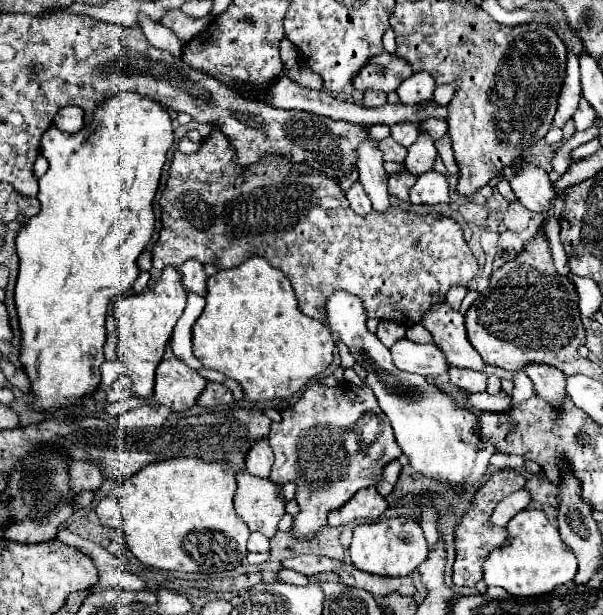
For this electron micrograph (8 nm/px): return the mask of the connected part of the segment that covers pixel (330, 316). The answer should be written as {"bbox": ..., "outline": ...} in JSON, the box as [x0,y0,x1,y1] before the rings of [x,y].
{"bbox":[327,291,495,487],"outline":[[[337,291],[335,295],[331,295],[331,299],[327,301],[327,325],[329,325],[329,329],[333,333],[339,335],[339,339],[349,347],[351,355],[355,357],[355,361],[359,365],[363,365],[365,371],[367,371],[367,379],[363,381],[357,376],[353,368],[347,369],[344,371],[344,380],[355,385],[367,385],[367,387],[373,389],[375,397],[379,399],[379,407],[383,409],[383,413],[391,421],[397,445],[409,457],[409,461],[411,461],[411,465],[413,465],[413,469],[417,473],[421,473],[425,477],[447,481],[447,483],[457,485],[457,487],[473,485],[475,481],[479,481],[485,475],[485,471],[487,471],[489,457],[495,453],[495,447],[491,447],[491,443],[481,441],[481,437],[471,433],[471,427],[477,423],[475,415],[471,411],[467,411],[465,405],[457,403],[453,397],[443,393],[437,385],[429,385],[425,381],[425,377],[399,371],[393,365],[389,349],[377,339],[375,333],[367,331],[365,323],[367,323],[367,317],[363,315],[363,305],[359,303],[359,299],[355,299],[355,295],[347,295],[345,291]]]}

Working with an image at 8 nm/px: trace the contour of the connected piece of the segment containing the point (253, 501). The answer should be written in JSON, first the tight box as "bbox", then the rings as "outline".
{"bbox":[235,471,285,539],"outline":[[[247,471],[237,473],[237,483],[235,513],[243,519],[249,531],[259,531],[267,539],[273,539],[277,523],[285,515],[285,501],[279,495],[279,485],[269,479],[247,475]]]}

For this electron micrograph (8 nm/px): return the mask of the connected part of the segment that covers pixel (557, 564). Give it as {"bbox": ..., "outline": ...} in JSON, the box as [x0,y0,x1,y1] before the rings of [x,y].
{"bbox":[483,509,577,597],"outline":[[[523,509],[517,513],[509,525],[507,543],[485,559],[483,581],[491,587],[503,587],[507,593],[517,597],[537,597],[551,593],[555,587],[573,581],[577,573],[577,559],[573,551],[561,541],[557,527],[547,519],[541,509]]]}

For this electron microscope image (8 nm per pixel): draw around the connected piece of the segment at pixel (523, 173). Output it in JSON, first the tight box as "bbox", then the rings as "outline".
{"bbox":[509,163,553,213],"outline":[[[521,163],[515,167],[513,175],[509,177],[511,189],[517,195],[517,199],[535,213],[547,211],[547,203],[553,199],[549,173],[533,163]]]}

